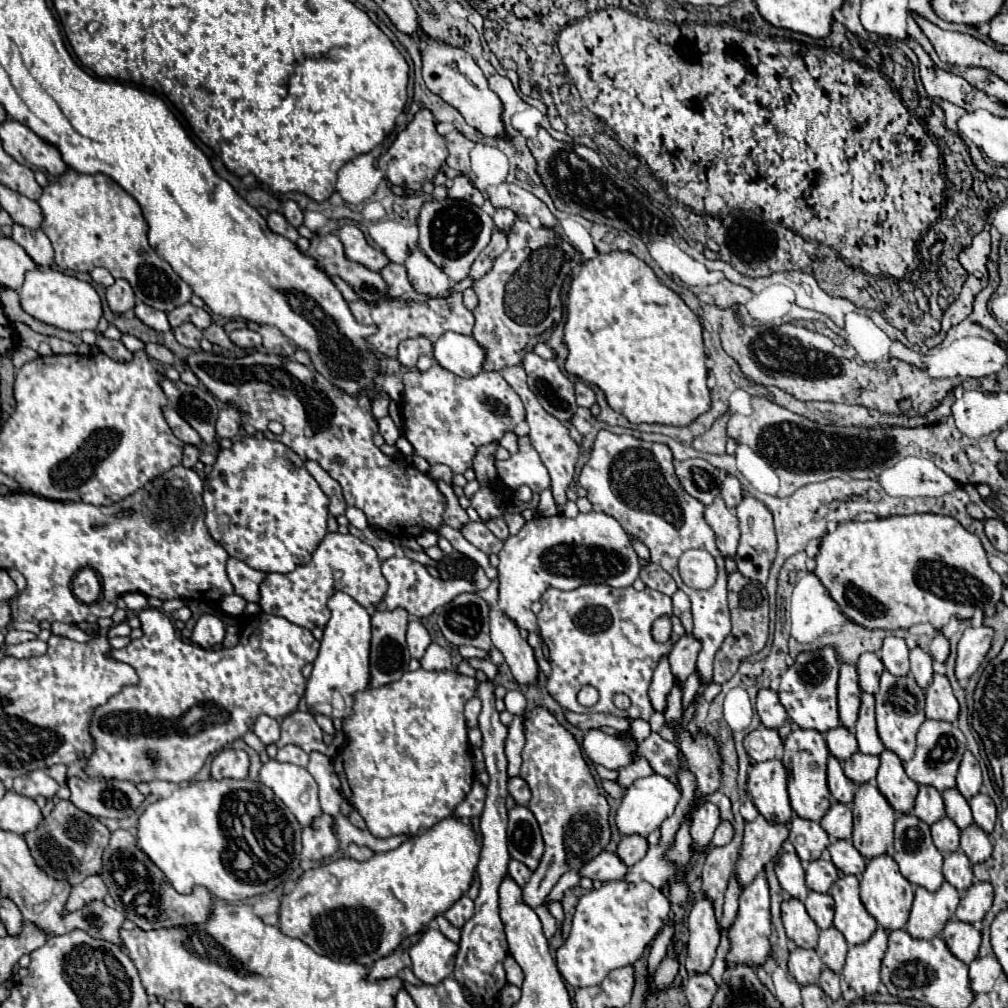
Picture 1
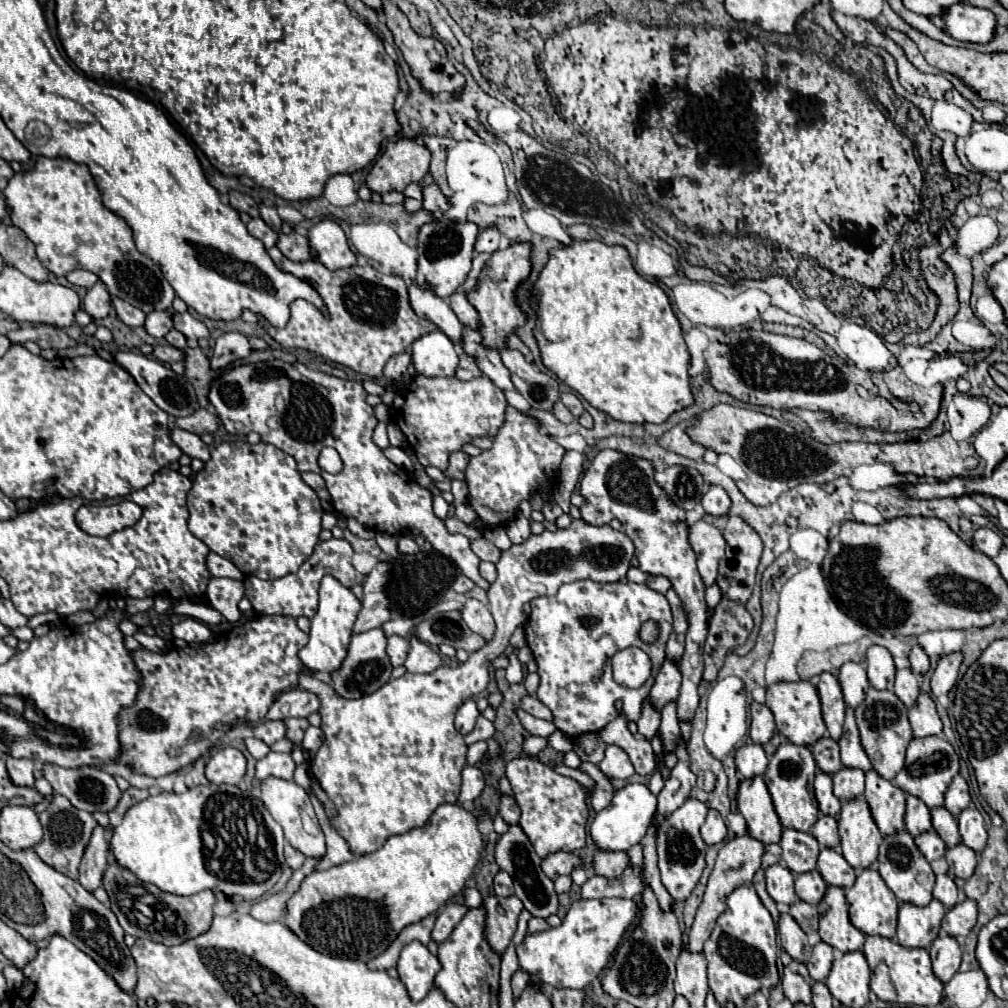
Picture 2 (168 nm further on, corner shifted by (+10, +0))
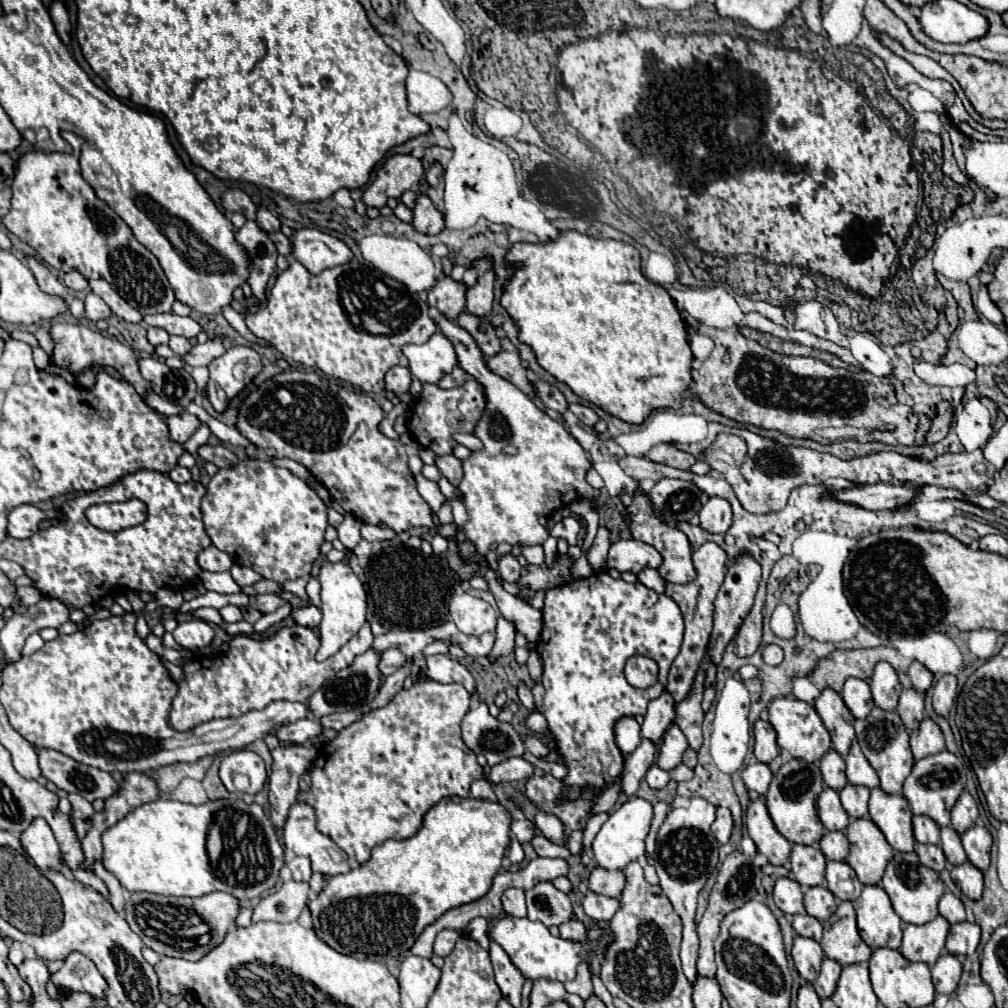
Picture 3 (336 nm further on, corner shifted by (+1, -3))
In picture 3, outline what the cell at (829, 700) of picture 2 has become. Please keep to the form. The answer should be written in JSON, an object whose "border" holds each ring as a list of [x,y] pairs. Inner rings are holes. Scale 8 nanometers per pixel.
{"border":[[[825,689],[815,703],[815,711],[831,735],[833,749],[841,757],[845,757],[849,753],[851,741],[855,739],[855,729],[853,729],[855,719],[853,715],[849,715],[849,709],[845,707],[841,695],[837,691]]]}

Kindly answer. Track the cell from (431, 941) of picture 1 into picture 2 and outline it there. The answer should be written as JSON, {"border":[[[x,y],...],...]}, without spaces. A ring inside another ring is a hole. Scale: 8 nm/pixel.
{"border":[[[414,940],[402,948],[398,974],[414,1002],[422,1000],[434,988],[436,972],[440,972],[440,960],[436,960],[436,956],[424,944]]]}

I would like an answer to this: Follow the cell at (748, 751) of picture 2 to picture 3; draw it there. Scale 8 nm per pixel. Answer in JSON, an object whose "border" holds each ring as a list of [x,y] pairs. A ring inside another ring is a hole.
{"border":[[[755,761],[755,763],[751,763],[751,765],[747,765],[743,769],[741,779],[743,779],[743,783],[745,783],[747,789],[753,789],[753,791],[765,795],[767,787],[769,787],[769,783],[773,779],[773,775],[771,775],[771,771],[769,771],[769,767],[765,763],[757,763]]]}

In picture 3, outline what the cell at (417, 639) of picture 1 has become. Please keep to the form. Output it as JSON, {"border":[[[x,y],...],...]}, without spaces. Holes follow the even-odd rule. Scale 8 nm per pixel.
{"border":[[[397,649],[383,651],[381,659],[379,659],[379,673],[391,675],[393,671],[397,671],[397,667],[401,667],[401,663],[405,663],[405,655],[401,655],[401,651],[397,651]]]}

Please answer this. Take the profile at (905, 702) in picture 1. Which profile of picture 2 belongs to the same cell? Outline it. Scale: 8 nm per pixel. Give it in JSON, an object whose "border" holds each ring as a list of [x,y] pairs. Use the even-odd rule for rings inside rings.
{"border":[[[870,688],[866,692],[864,702],[858,704],[854,712],[856,712],[856,722],[858,722],[862,746],[868,754],[874,770],[882,778],[892,780],[896,776],[896,772],[900,772],[900,768],[904,768],[906,746],[912,740],[912,728],[908,722],[908,708],[892,690]]]}

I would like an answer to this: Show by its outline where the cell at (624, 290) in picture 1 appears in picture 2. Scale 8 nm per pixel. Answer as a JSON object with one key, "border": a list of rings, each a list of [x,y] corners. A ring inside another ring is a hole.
{"border":[[[576,240],[570,246],[556,248],[556,250],[550,252],[550,260],[548,260],[546,268],[540,274],[540,280],[537,280],[534,286],[539,318],[536,322],[536,338],[538,338],[538,344],[540,344],[540,352],[542,352],[542,362],[564,384],[568,384],[570,388],[580,392],[594,408],[610,414],[614,420],[620,420],[620,422],[634,422],[634,424],[654,422],[654,424],[660,424],[660,422],[666,422],[670,414],[680,412],[680,410],[694,404],[694,396],[692,396],[692,388],[690,388],[690,376],[688,376],[690,354],[688,354],[688,348],[686,348],[686,340],[684,340],[680,322],[678,322],[678,318],[676,318],[676,314],[674,314],[674,310],[670,306],[670,300],[668,300],[666,292],[658,284],[642,278],[634,270],[626,248],[608,246],[608,244],[596,242],[596,240],[590,240],[590,242],[578,242]]]}

